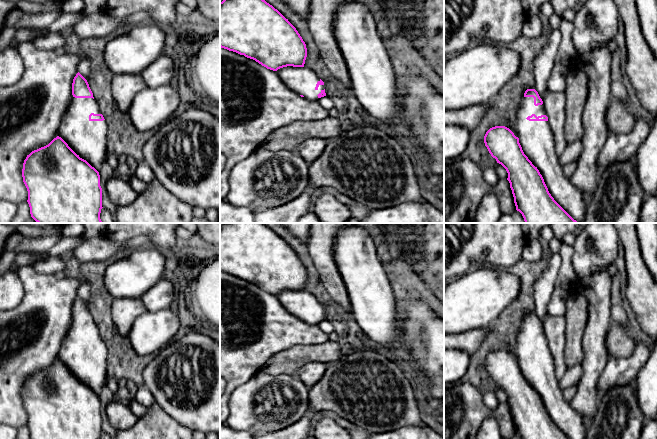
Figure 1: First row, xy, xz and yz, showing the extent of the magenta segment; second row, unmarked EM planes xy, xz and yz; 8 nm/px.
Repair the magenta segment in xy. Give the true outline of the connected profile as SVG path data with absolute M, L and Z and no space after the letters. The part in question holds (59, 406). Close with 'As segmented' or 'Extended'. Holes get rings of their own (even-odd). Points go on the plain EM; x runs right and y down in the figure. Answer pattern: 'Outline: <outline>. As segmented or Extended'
Outline: M79 296L73 303L72 319L62 342L58 360L48 369L32 375L24 384L22 401L28 415L27 426L31 439L100 439L103 432L99 394L107 383L108 349L87 304Z. Extended

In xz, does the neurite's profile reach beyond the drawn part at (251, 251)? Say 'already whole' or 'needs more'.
needs more

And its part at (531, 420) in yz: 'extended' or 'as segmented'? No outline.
extended

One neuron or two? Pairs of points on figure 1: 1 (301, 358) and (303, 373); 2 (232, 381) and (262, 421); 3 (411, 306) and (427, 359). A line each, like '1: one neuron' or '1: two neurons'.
1: two neurons
2: two neurons
3: one neuron

